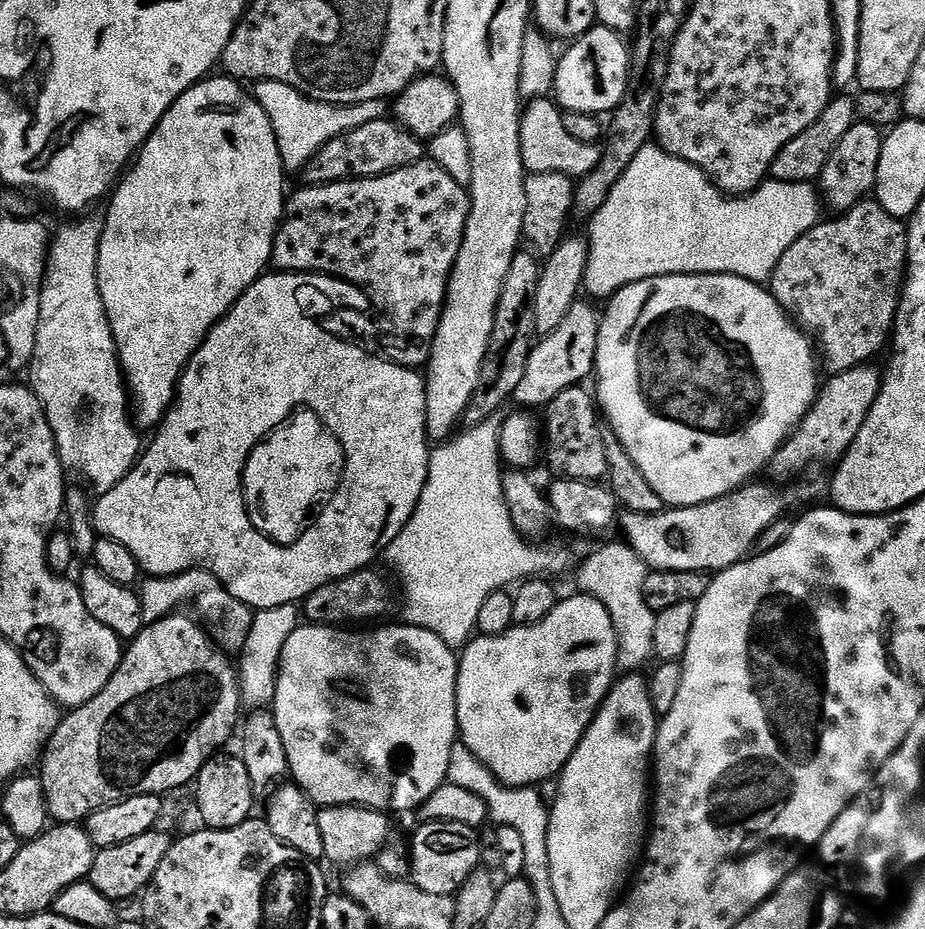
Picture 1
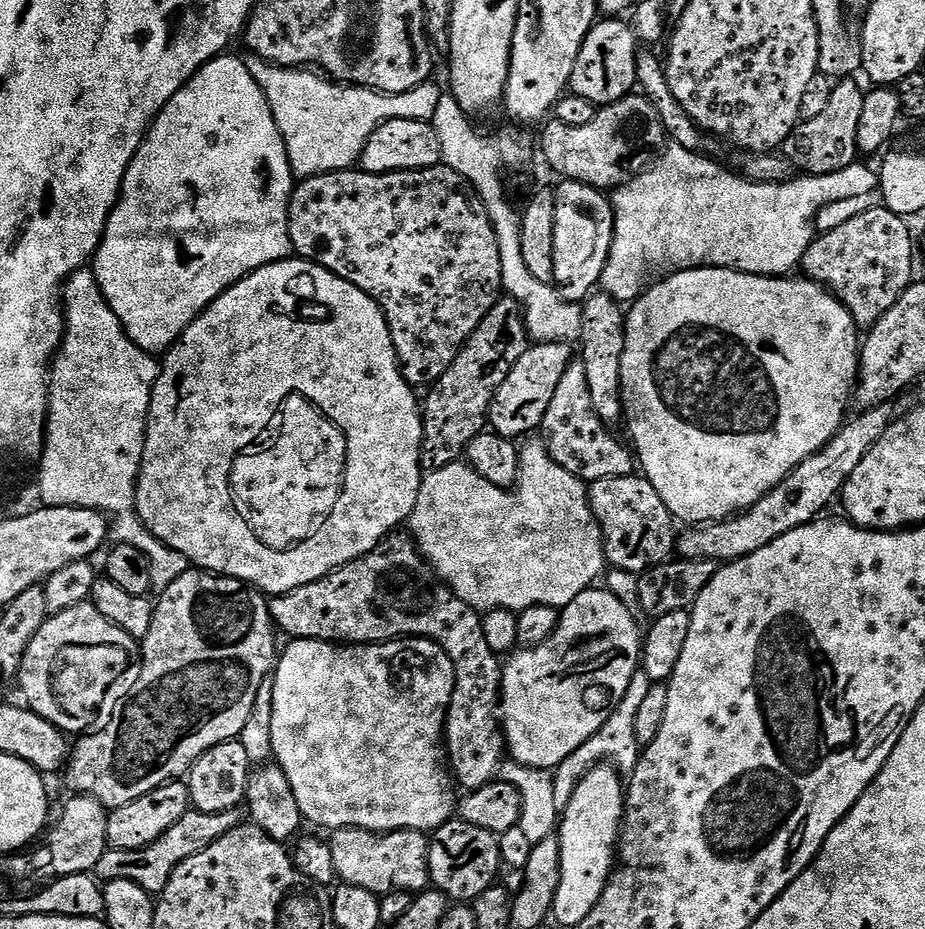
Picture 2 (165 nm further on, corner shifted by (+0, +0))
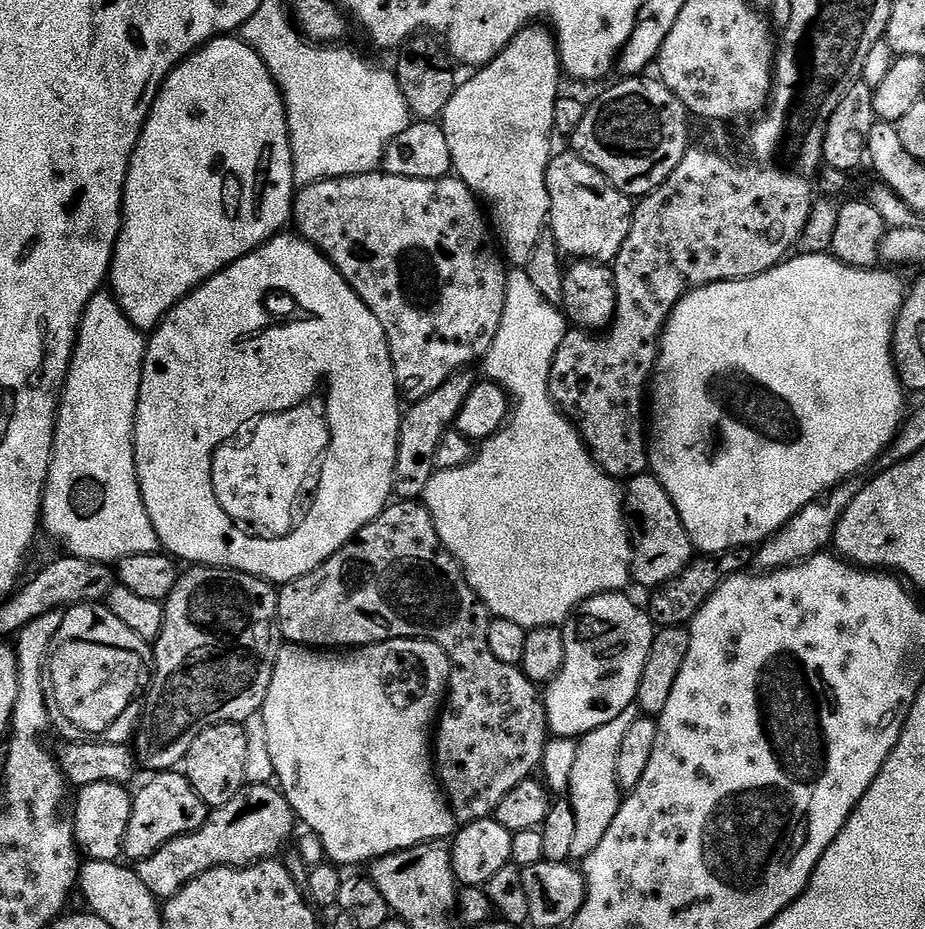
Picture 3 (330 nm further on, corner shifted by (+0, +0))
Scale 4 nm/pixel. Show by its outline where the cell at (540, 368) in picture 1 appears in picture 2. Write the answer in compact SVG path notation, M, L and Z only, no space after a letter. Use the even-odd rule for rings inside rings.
M536 342L525 350L518 362L514 362L510 374L506 374L506 380L498 386L488 407L486 420L491 431L499 436L521 438L527 432L535 433L539 429L558 382L564 377L569 364L573 363L574 352L568 346L564 342Z

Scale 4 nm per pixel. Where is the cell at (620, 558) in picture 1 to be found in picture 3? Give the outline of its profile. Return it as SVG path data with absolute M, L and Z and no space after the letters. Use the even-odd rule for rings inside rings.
M627 708L622 710L622 714L618 714L618 718L606 722L606 726L598 726L598 730L579 737L576 745L578 758L570 773L570 786L566 796L572 801L574 818L578 821L581 833L587 834L591 828L607 828L610 822L614 822L614 814L618 814L622 799L622 789L618 782L618 758L622 754L622 741L626 739L630 726L634 726L637 718L637 709Z

